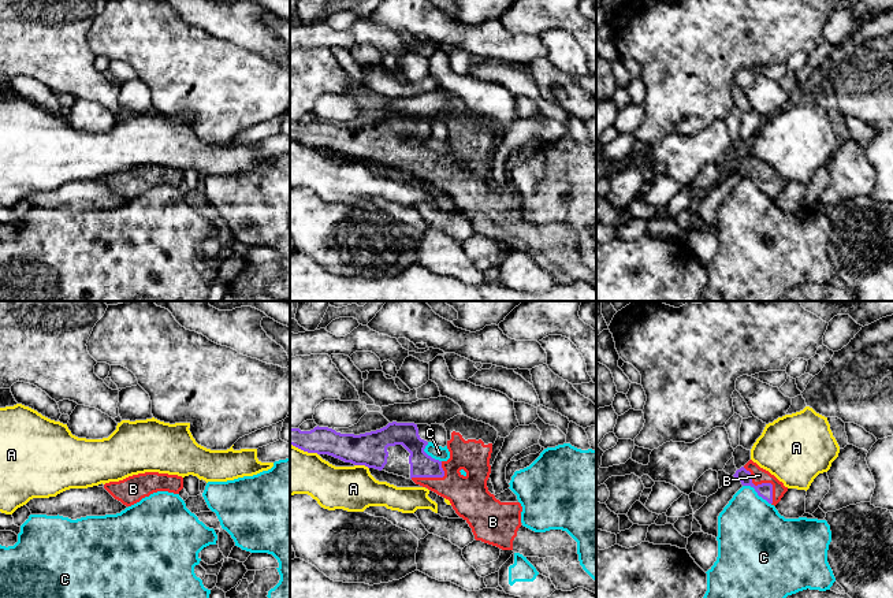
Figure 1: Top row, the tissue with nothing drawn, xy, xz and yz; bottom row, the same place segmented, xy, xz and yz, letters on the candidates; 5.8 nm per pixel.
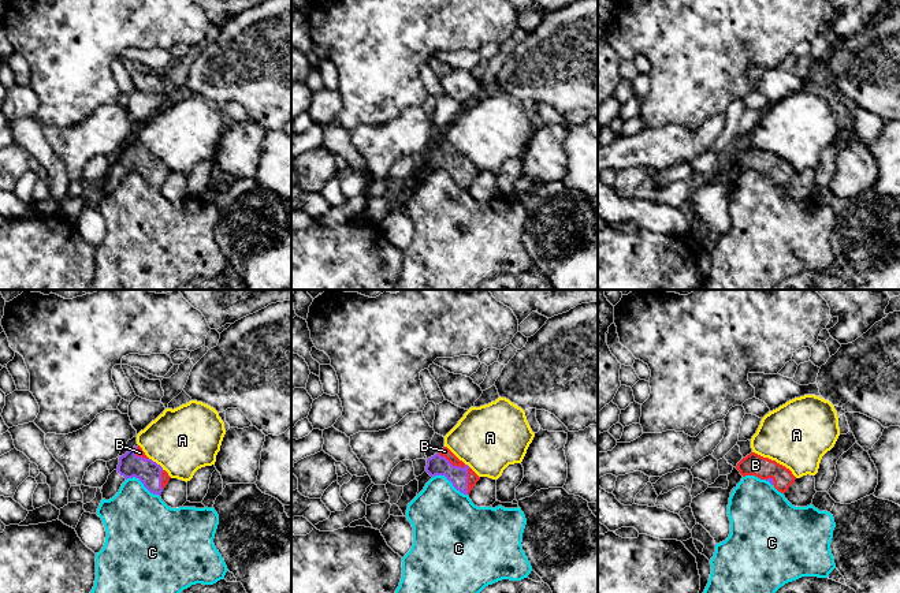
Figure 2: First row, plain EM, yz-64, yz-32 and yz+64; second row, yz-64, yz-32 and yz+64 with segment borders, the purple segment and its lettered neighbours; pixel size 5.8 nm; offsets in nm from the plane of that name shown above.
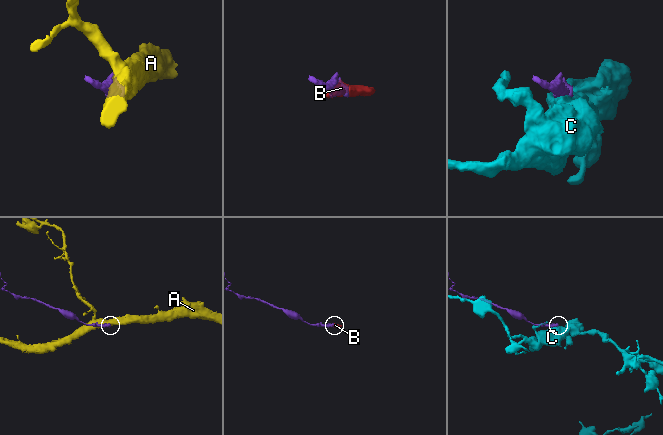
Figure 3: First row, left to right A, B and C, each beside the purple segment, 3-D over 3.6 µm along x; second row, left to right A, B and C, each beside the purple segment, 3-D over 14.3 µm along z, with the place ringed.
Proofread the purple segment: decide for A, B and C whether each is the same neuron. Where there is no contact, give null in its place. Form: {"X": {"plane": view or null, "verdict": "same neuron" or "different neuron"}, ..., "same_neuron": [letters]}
{"A": {"plane": "xz", "verdict": "different neuron"}, "B": {"plane": "yz", "verdict": "same neuron"}, "C": {"plane": "yz", "verdict": "different neuron"}, "same_neuron": ["B"]}

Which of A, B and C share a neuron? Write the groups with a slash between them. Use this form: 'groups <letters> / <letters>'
groups A / B / C

